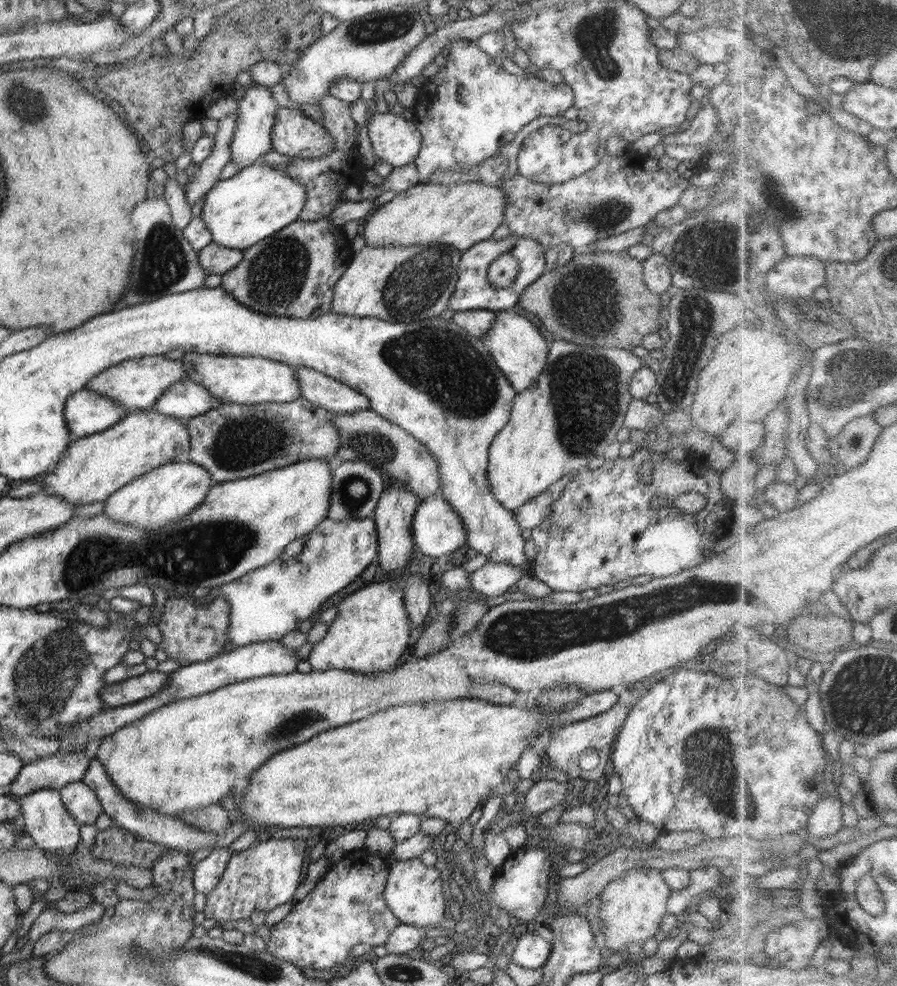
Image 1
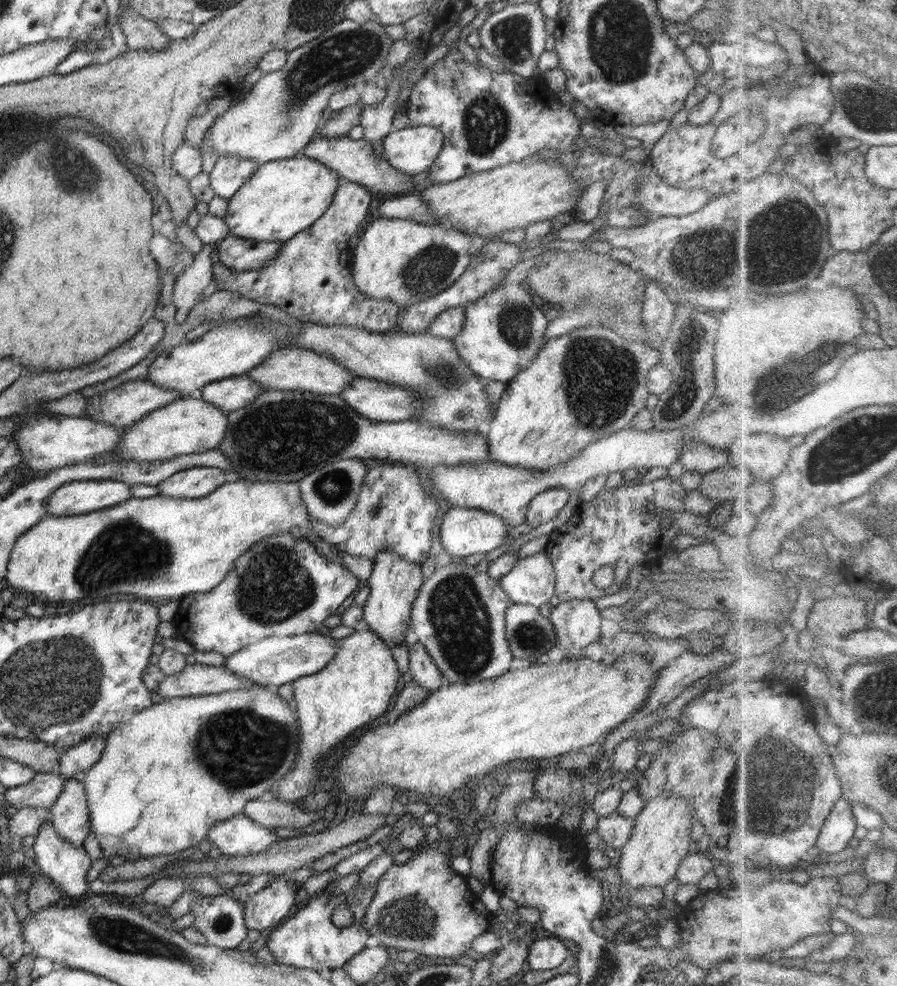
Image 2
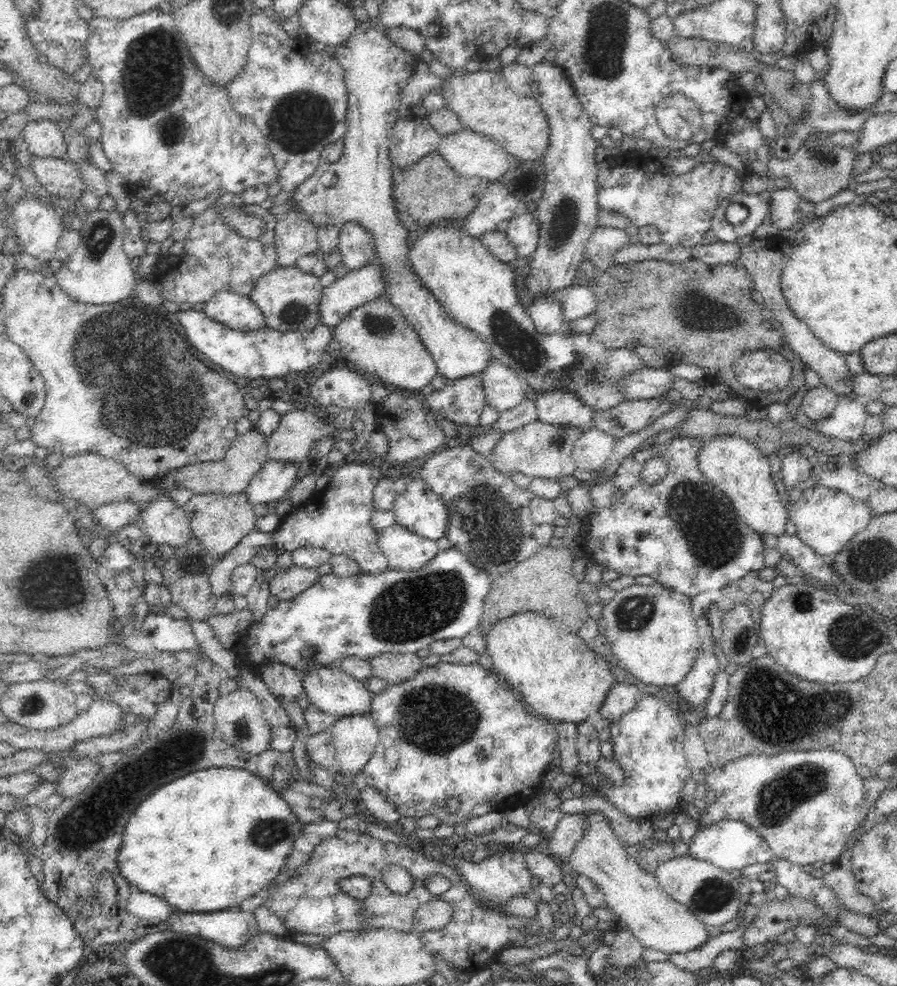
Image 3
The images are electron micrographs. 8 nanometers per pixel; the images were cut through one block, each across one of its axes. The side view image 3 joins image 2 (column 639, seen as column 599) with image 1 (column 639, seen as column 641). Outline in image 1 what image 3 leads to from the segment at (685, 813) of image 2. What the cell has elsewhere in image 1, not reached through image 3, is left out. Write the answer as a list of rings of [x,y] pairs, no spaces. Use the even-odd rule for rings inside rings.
[[[640,867],[624,873],[622,877],[608,883],[600,899],[600,929],[606,942],[606,948],[614,953],[623,953],[632,945],[645,943],[649,938],[656,937],[660,923],[667,914],[667,900],[672,890],[662,878],[660,869]]]

